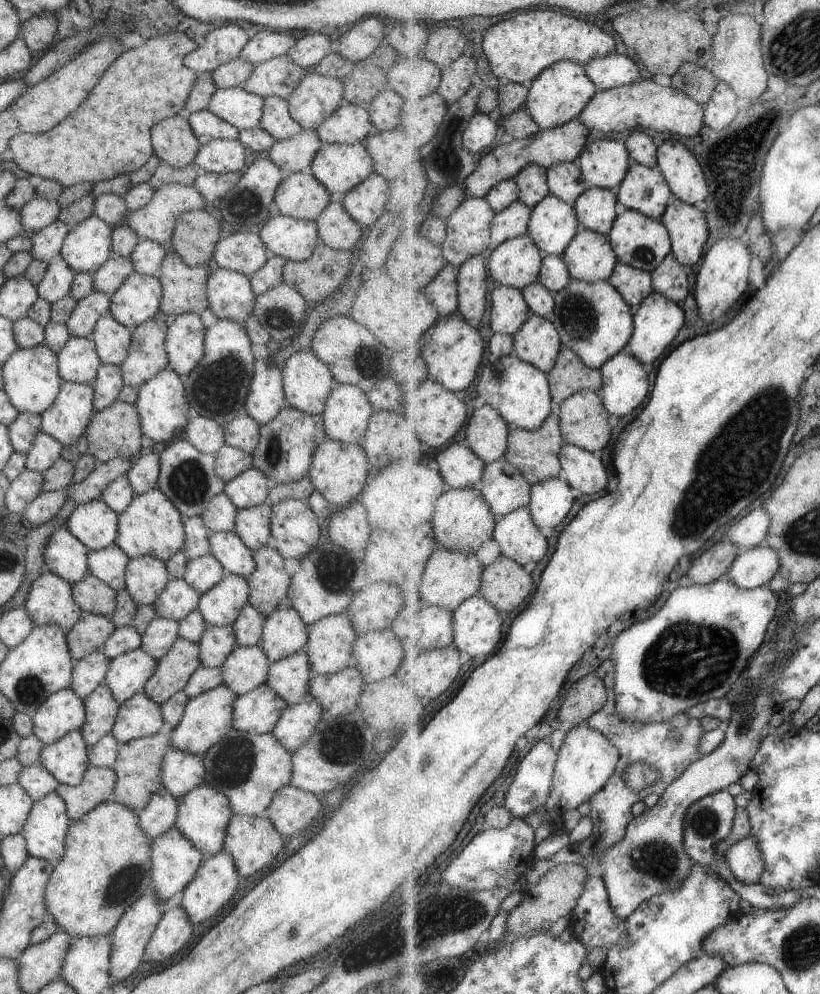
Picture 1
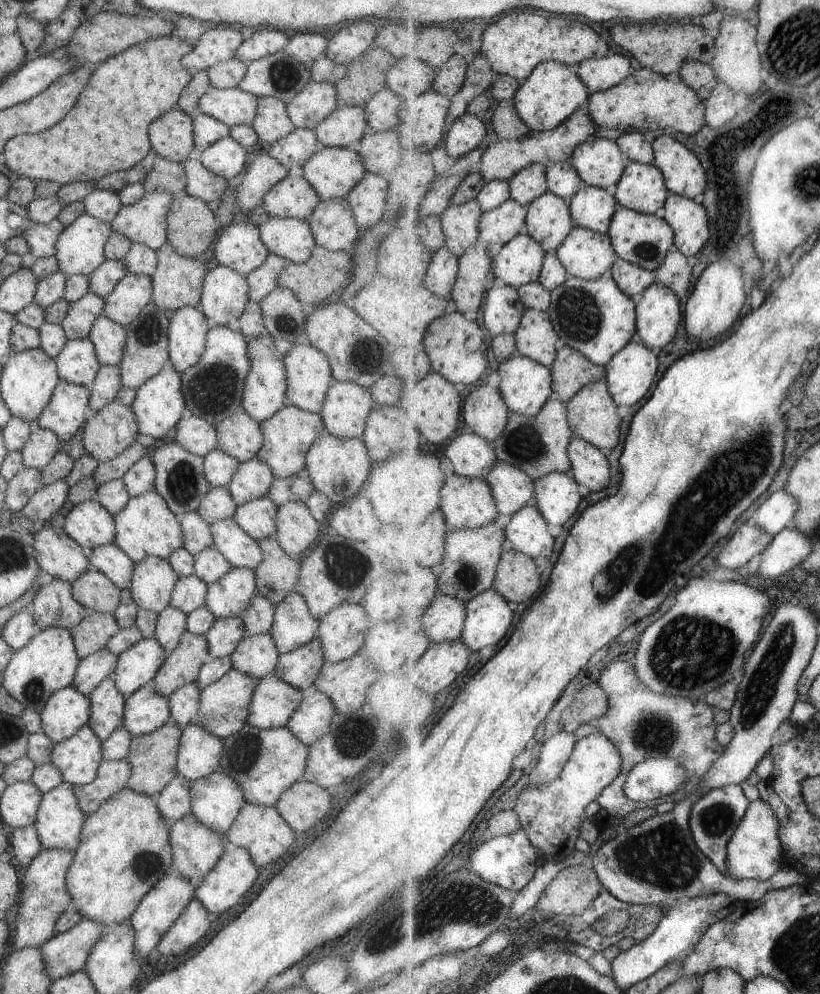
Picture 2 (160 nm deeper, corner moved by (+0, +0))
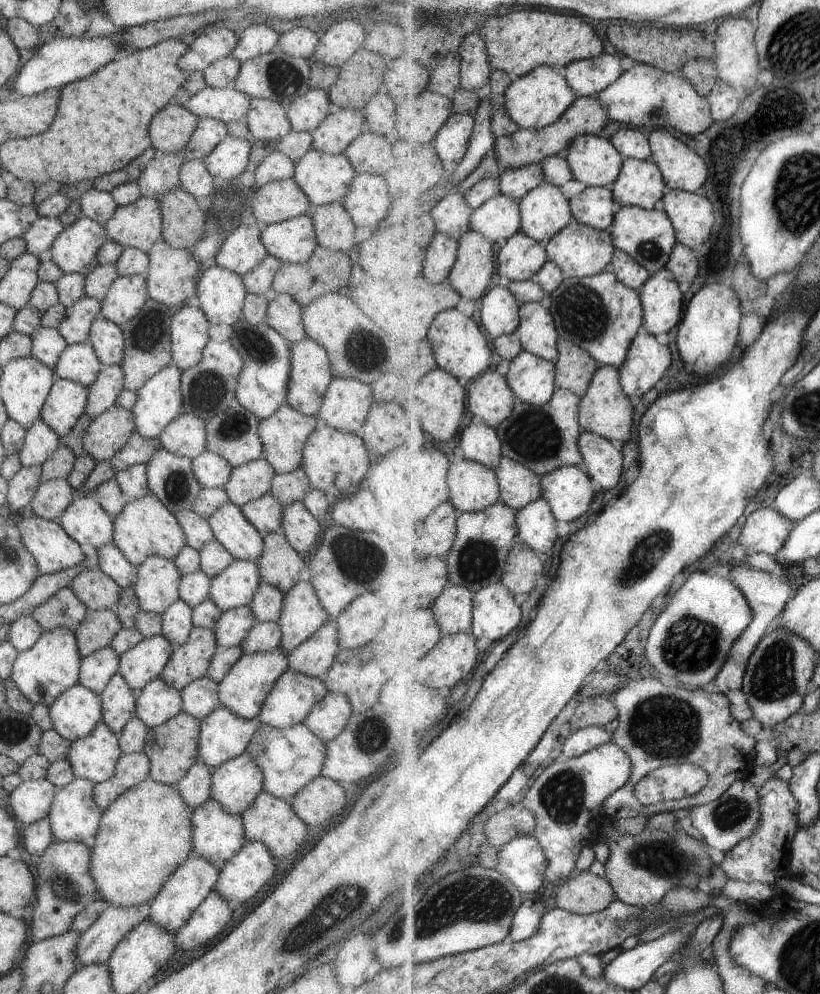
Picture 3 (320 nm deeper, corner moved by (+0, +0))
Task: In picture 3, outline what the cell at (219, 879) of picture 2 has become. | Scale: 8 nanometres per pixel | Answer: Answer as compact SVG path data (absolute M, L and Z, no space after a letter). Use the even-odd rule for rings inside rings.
M247 841L231 858L228 858L221 866L220 873L217 877L214 891L224 898L231 910L239 908L245 900L249 900L251 896L255 896L261 886L265 882L269 882L269 878L275 872L276 861L270 853L270 850L259 841Z

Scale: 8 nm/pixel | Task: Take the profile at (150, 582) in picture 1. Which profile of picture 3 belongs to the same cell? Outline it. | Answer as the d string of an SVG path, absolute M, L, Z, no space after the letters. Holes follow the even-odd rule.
M149 555L136 566L132 584L141 611L161 614L178 599L178 582L182 576L172 560Z

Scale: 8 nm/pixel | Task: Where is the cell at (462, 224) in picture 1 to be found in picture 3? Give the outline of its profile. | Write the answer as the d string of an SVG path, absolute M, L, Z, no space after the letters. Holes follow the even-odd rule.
M451 192L436 204L427 204L439 231L453 235L457 240L471 230L470 220L474 208L469 206L464 194Z

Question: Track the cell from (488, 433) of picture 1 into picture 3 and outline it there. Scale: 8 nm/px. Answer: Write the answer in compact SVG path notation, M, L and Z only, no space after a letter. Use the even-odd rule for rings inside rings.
M496 369L477 376L468 388L469 411L496 429L511 416L516 399L506 374Z

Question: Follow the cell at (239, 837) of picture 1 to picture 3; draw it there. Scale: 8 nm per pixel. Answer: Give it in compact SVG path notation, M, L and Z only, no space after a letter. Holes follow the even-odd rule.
M263 789L259 791L251 806L248 806L240 814L240 819L242 820L244 839L262 842L278 862L279 858L293 854L297 850L297 846L301 846L301 842L305 840L305 834L307 834L308 826L295 816L290 802L272 797Z

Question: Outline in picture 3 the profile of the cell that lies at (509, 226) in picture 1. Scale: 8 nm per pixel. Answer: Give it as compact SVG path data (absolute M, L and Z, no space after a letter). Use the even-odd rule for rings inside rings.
M499 194L474 209L471 229L482 232L491 242L506 242L522 228L520 203Z

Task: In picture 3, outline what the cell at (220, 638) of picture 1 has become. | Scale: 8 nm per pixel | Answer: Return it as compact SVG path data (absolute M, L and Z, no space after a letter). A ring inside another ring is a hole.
M247 604L223 611L212 628L217 648L226 649L239 645L255 621Z

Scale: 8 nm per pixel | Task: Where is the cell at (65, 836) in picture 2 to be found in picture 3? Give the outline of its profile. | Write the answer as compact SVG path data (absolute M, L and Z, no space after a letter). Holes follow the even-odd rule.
M75 777L71 782L57 789L49 812L45 816L54 840L84 842L89 846L92 844L103 812L92 799L94 784L90 780Z

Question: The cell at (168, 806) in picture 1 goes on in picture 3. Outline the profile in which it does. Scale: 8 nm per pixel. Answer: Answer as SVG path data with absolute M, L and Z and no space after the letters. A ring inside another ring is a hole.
M195 762L185 776L173 785L183 802L192 810L210 798L212 770L203 763Z

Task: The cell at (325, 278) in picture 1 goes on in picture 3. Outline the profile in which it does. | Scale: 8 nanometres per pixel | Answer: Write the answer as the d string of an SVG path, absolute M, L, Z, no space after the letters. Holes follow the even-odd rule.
M316 245L311 256L302 263L281 263L281 266L272 276L269 292L270 295L285 293L294 298L303 308L318 296L333 293L349 284L350 260L347 252L330 251Z

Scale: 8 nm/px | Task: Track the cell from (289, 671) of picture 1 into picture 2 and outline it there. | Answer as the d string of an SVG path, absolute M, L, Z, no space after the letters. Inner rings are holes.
M313 638L289 652L280 654L272 674L303 694L312 686L323 663L322 646Z

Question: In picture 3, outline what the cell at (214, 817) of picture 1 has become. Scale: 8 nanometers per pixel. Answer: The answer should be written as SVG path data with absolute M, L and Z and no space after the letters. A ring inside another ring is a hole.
M245 752L212 770L210 798L231 814L240 815L262 789L263 773Z

